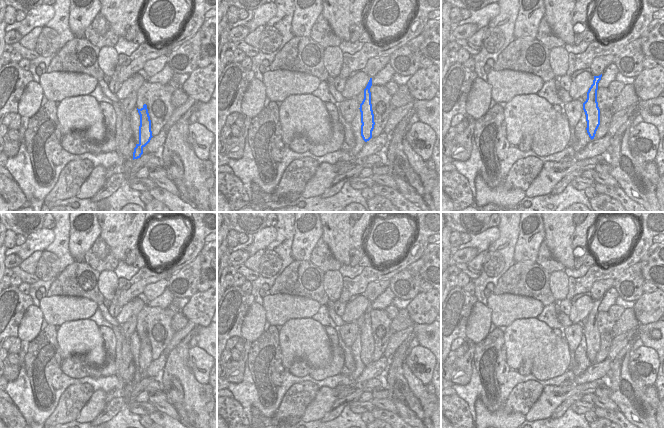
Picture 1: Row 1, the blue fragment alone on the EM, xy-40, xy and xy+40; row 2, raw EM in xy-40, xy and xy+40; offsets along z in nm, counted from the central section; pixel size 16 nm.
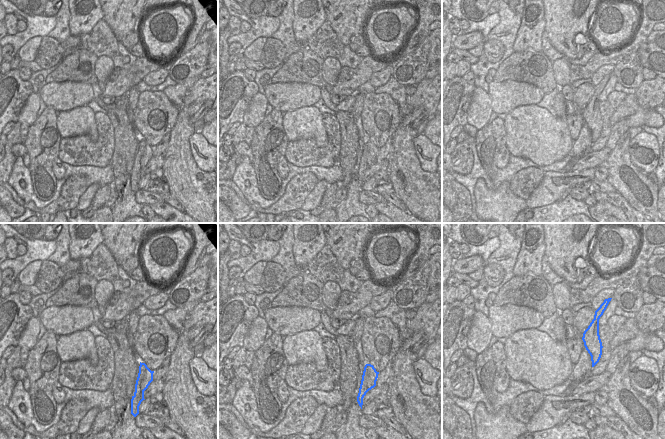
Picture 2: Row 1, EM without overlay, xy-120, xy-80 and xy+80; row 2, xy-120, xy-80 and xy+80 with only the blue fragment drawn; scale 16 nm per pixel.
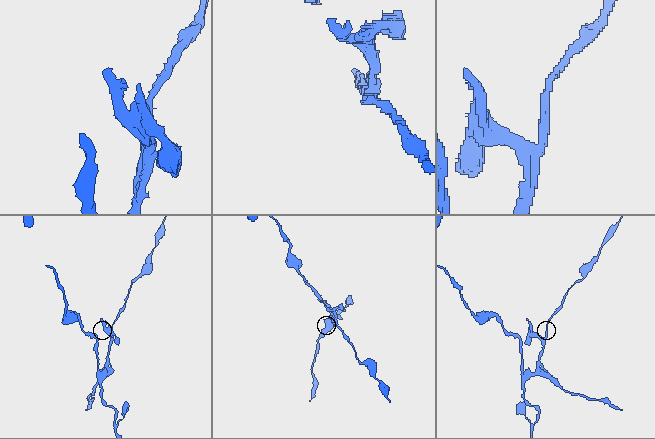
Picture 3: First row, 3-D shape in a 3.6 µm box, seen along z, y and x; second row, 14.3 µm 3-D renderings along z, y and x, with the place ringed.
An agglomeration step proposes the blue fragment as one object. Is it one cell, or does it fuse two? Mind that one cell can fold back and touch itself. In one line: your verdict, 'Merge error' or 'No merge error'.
Merge error

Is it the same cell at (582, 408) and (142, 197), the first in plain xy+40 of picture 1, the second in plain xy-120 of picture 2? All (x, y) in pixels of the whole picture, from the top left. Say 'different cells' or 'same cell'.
same cell

